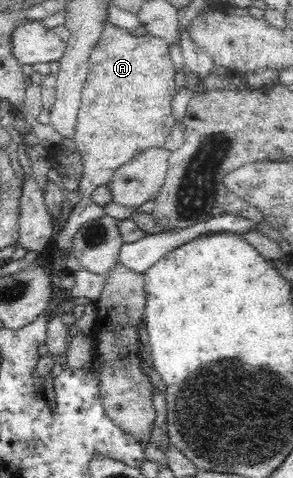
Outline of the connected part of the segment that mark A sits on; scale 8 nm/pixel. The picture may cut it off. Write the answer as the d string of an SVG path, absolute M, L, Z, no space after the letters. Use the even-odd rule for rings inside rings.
M108 21L103 24L103 32L96 42L89 60L87 78L80 94L79 116L74 137L75 148L81 153L84 162L78 187L81 200L64 217L63 229L59 232L56 240L58 249L64 258L65 251L72 249L72 238L76 230L79 230L83 223L106 214L103 208L91 200L93 190L102 184L108 184L114 172L122 164L133 160L142 151L163 149L167 137L176 124L176 119L171 113L171 100L177 92L175 87L176 72L169 54L169 49L173 44L149 34L133 36L129 30L118 28Z

